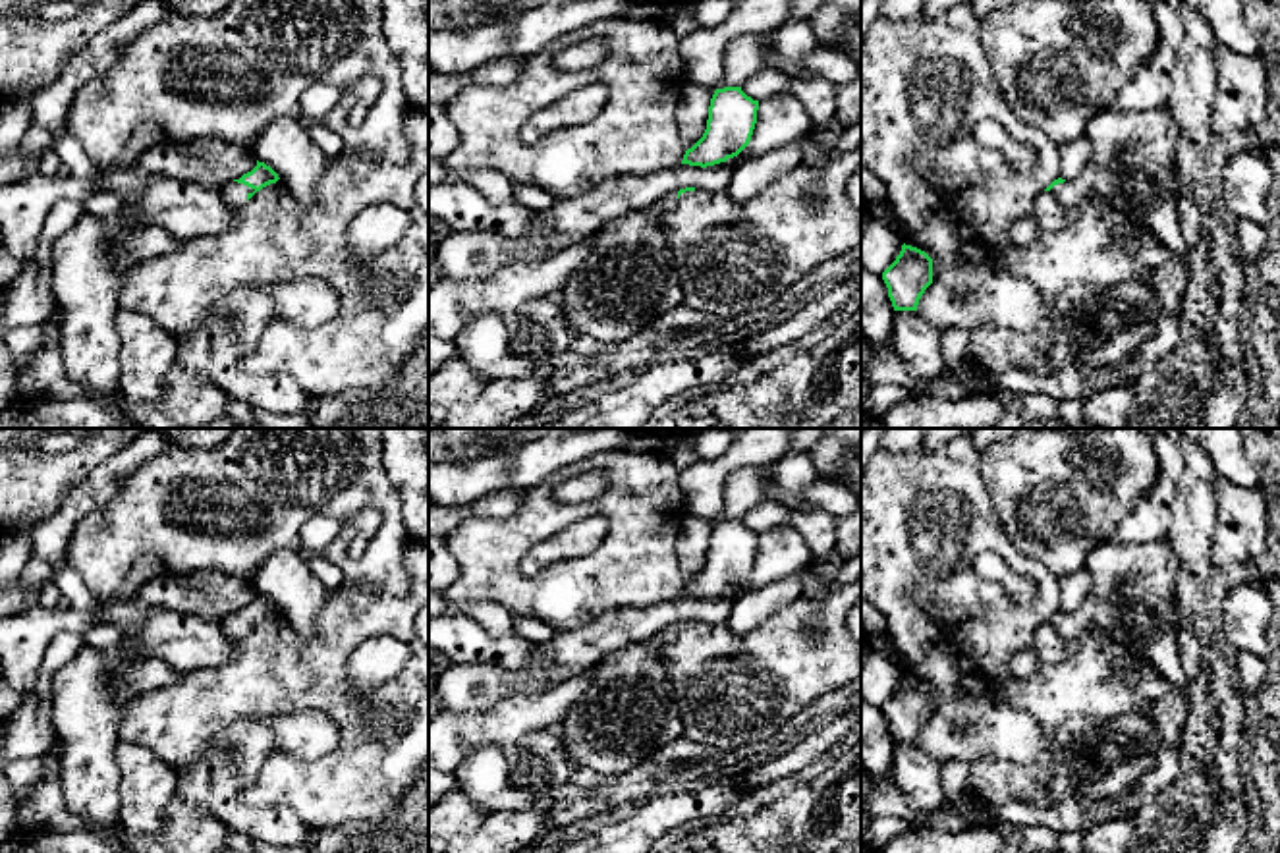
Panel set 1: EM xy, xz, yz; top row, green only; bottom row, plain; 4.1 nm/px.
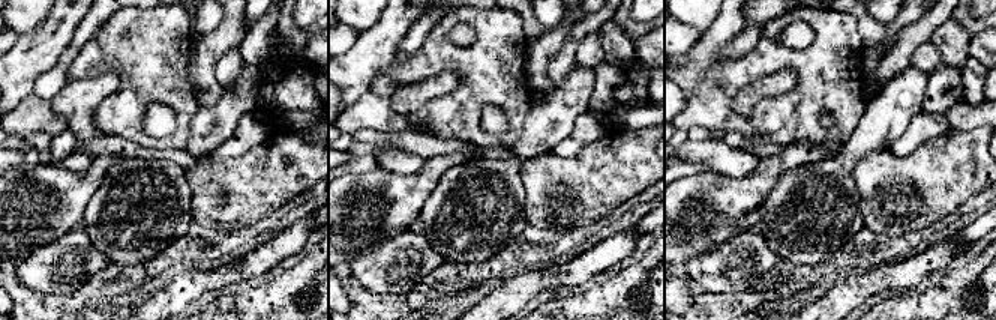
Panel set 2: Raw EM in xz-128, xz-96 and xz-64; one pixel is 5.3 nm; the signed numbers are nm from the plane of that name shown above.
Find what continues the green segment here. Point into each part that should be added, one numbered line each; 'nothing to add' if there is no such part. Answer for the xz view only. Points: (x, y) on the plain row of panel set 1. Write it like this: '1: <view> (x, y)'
1: xz (628, 711)

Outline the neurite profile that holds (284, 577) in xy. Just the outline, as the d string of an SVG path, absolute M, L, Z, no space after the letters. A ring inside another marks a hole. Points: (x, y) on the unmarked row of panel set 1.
M286 550L274 552L259 564L249 581L259 594L278 606L299 637L317 639L317 619L328 589L309 569L307 556Z

